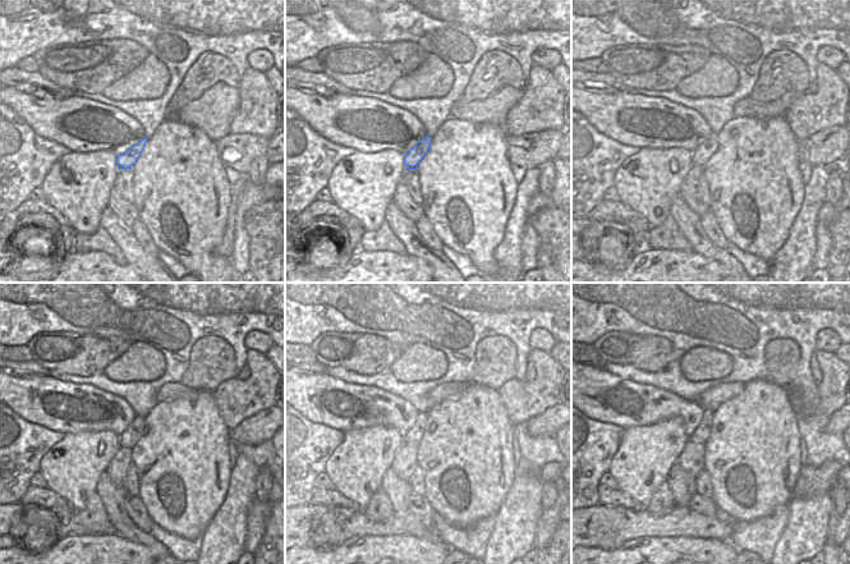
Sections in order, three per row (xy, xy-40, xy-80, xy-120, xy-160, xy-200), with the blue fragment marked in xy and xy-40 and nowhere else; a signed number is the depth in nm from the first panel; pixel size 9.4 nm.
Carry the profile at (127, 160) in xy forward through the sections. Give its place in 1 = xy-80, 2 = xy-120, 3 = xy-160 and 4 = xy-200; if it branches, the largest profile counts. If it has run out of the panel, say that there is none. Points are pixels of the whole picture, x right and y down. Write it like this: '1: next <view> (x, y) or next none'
1: next xy-80 (701, 155)
2: next xy-120 (129, 438)
3: next xy-160 (414, 435)
4: next xy-200 (702, 432)

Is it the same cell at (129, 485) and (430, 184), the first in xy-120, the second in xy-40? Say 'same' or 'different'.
different

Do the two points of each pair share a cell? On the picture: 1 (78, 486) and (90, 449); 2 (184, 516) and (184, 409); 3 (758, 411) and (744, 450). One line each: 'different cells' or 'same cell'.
1: same cell
2: same cell
3: same cell

